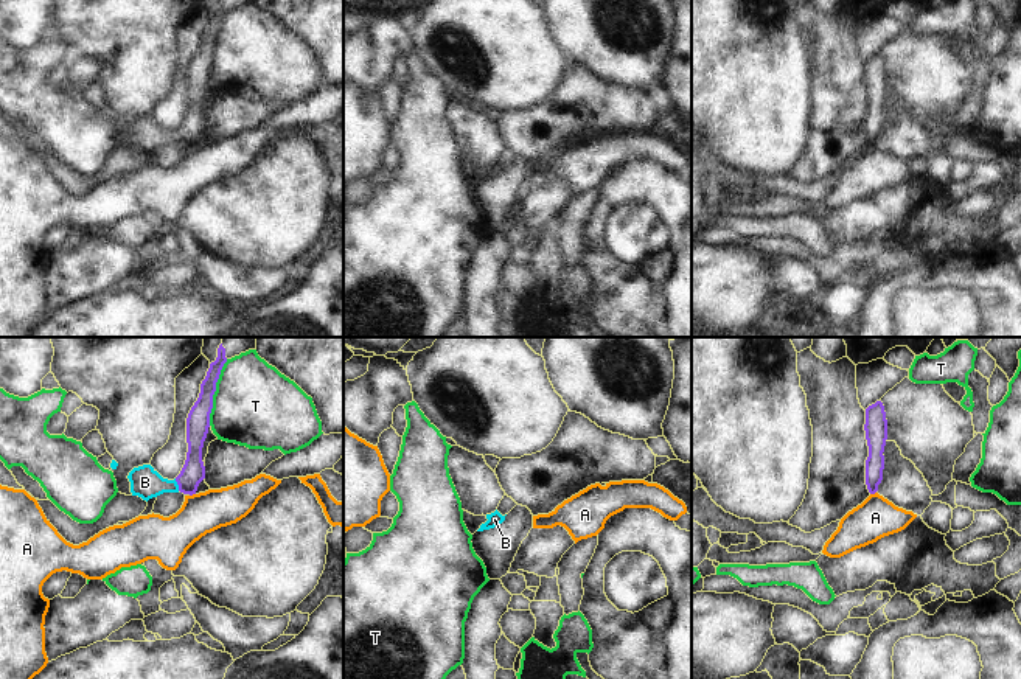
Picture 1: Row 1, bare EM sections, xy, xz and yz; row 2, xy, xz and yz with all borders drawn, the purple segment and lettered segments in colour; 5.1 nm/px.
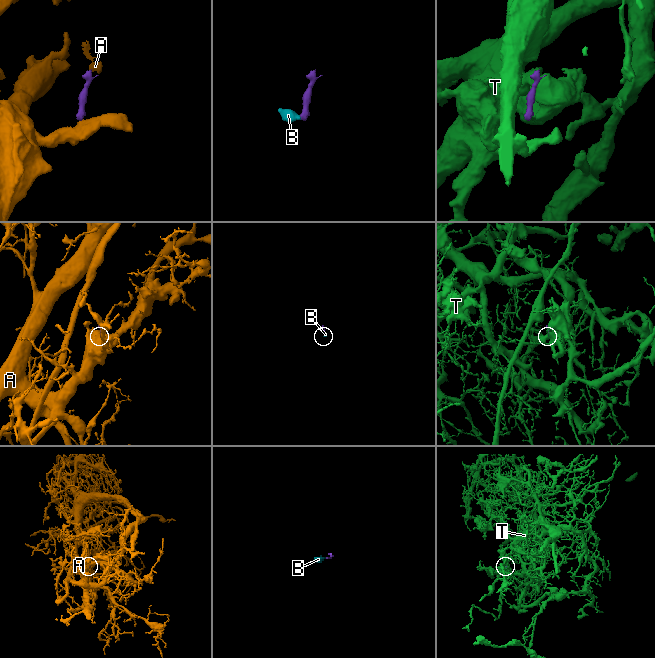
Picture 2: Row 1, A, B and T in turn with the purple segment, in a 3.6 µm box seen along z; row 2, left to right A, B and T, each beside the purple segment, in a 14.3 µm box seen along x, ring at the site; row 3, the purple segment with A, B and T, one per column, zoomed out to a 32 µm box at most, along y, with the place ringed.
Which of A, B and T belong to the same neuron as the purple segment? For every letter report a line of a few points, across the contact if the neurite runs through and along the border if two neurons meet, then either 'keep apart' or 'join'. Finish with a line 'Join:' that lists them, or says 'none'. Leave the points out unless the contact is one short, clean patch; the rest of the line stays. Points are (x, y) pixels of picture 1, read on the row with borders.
A: xy (195, 493), (190, 496) | keep apart
B: xy (193, 473), (177, 484), (153, 485), (145, 482) | join
T: xy (227, 359), (216, 383), (209, 424) | keep apart
Join: B

